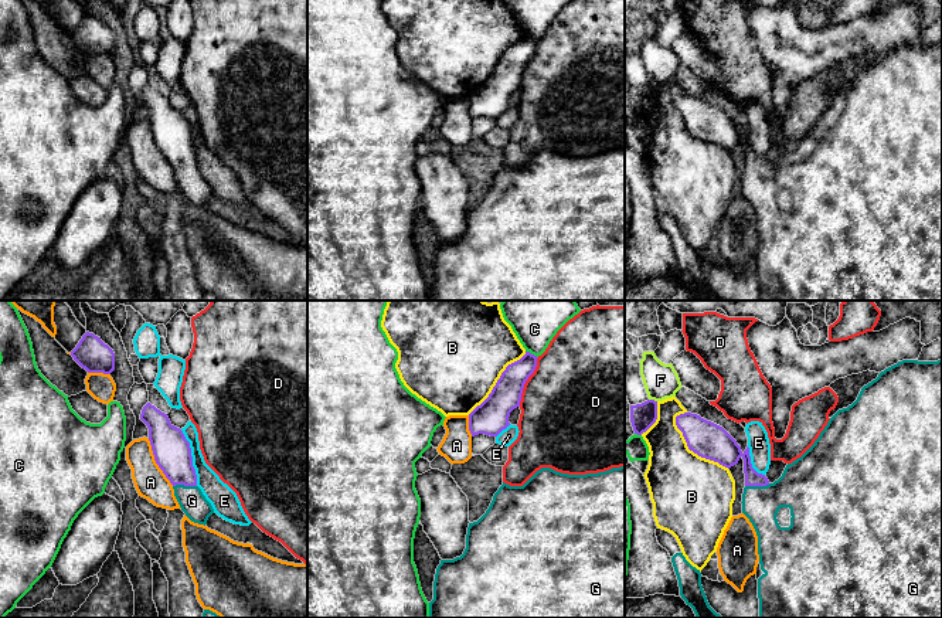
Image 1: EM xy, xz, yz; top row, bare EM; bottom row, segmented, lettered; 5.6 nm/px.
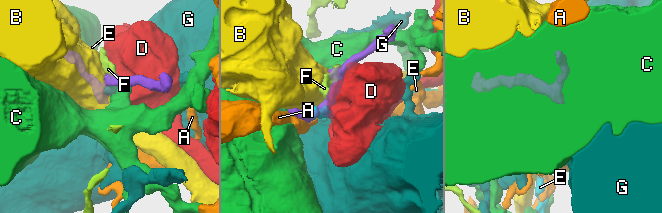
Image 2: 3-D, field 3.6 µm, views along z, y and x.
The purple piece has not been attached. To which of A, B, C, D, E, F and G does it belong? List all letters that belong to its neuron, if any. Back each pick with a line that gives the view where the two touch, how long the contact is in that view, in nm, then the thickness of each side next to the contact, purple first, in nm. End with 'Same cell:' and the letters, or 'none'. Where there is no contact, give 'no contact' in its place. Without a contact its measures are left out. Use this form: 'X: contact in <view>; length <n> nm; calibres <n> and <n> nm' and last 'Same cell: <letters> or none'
G: contact in yz; length 140 nm; calibres 160 and 260 nm
Same cell: G

